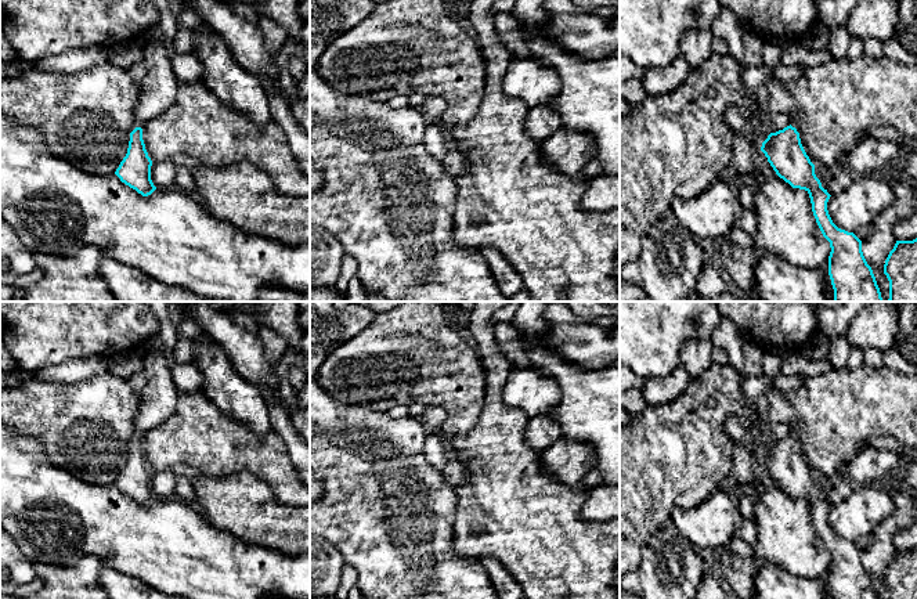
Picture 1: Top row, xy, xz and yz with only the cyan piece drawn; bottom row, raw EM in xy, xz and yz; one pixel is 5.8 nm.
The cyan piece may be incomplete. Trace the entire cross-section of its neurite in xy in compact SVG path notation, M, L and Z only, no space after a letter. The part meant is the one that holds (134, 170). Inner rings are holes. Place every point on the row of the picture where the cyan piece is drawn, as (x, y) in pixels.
M152 25L147 32L152 42L142 47L147 75L140 83L136 102L137 127L130 133L127 154L115 172L122 183L142 196L156 190L151 180L152 160L145 149L142 127L176 101L180 84L165 48L160 25Z

